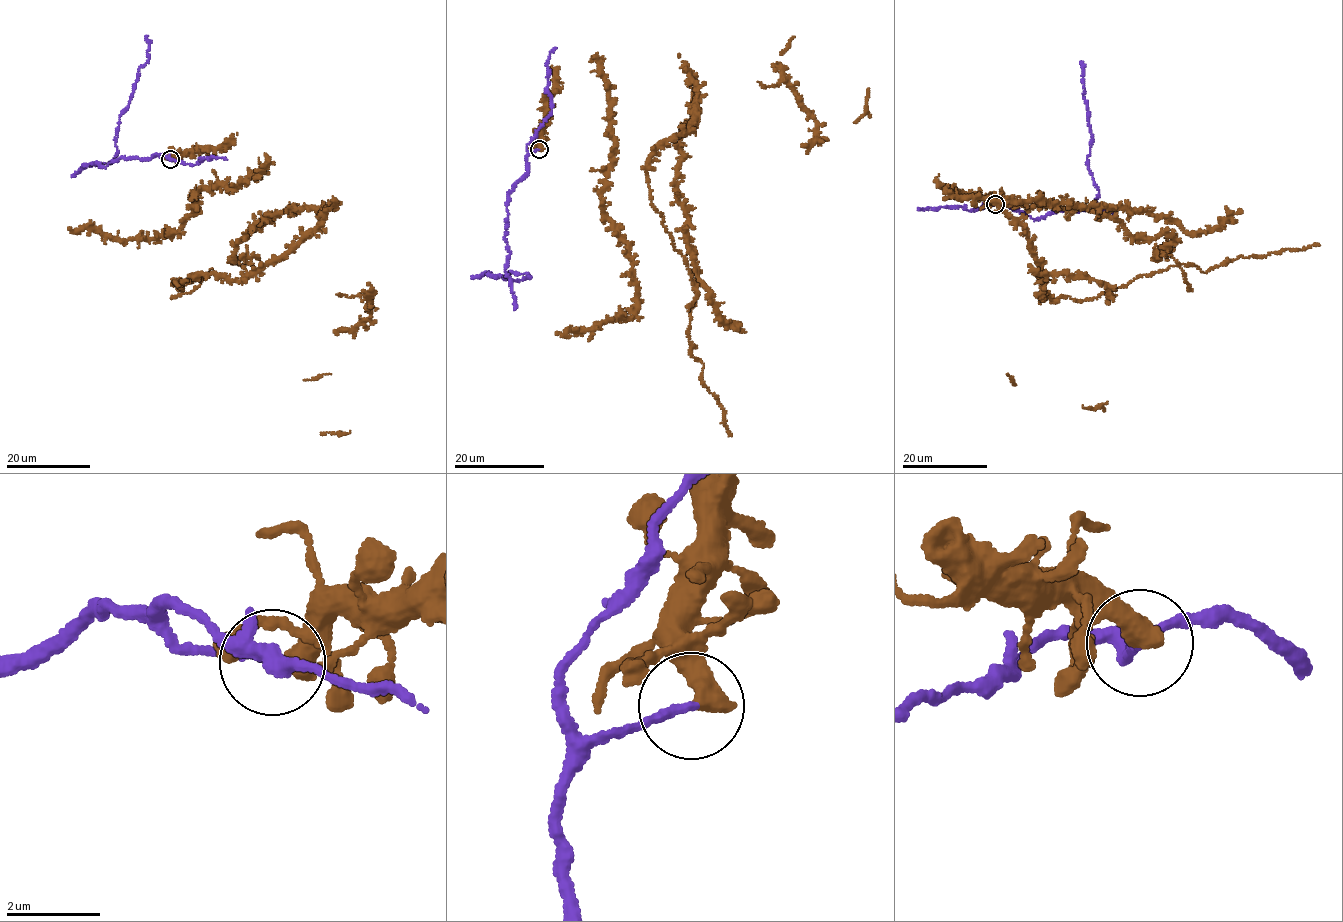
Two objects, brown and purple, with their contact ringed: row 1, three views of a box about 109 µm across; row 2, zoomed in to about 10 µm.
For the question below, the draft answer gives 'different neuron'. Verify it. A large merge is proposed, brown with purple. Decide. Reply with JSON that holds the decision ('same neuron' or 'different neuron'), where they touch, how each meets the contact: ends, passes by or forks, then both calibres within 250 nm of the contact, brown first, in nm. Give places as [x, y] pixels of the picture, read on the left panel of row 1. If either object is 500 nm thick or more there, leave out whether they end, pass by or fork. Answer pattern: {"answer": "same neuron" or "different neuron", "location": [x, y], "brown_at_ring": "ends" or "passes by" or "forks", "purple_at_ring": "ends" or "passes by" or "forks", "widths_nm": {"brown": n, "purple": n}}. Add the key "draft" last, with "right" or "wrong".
{"answer": "different neuron", "location": [170, 159], "brown_at_ring": "ends", "purple_at_ring": "ends", "widths_nm": {"brown": 480, "purple": 200}, "draft": "right"}

